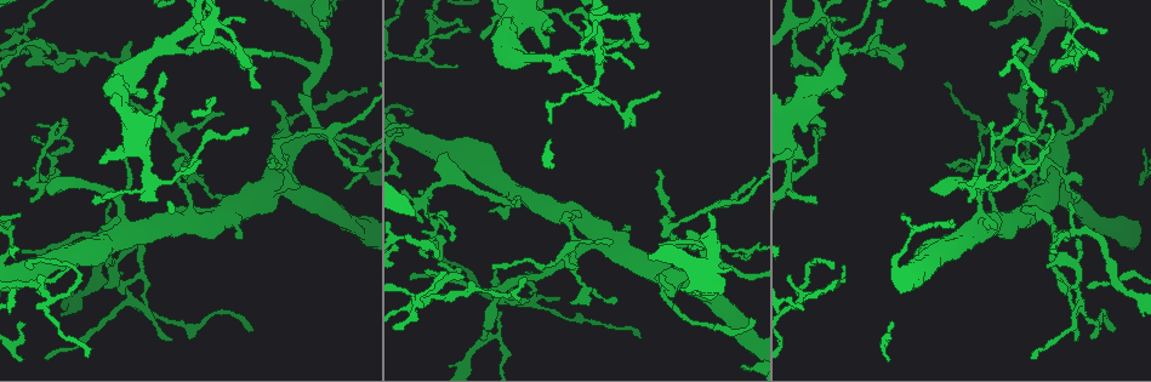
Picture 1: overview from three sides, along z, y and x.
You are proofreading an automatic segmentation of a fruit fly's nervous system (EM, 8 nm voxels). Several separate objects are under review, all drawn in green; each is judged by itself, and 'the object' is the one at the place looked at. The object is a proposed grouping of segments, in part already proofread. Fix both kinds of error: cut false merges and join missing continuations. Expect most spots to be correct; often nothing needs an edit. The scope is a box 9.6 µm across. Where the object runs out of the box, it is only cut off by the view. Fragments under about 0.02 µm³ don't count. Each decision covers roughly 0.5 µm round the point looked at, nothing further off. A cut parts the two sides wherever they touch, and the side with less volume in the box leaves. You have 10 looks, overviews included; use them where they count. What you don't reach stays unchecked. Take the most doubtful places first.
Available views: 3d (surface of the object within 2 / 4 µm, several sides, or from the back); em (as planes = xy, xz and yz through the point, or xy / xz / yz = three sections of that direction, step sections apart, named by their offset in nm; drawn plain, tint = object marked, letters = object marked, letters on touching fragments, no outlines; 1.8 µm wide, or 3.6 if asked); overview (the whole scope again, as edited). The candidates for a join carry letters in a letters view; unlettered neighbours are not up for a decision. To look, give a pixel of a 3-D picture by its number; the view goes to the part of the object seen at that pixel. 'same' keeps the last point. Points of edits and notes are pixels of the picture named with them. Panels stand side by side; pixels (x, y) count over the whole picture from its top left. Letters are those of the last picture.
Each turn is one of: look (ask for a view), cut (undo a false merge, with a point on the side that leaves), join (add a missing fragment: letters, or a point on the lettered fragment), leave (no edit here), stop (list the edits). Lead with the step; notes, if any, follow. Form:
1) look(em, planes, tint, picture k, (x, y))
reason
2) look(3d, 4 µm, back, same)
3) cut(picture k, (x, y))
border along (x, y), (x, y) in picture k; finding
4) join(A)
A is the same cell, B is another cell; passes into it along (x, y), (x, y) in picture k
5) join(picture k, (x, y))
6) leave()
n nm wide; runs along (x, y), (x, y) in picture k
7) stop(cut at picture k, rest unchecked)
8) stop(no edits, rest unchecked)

look(em, planes, tint, picture 1, (834, 28))
four or more arms meet

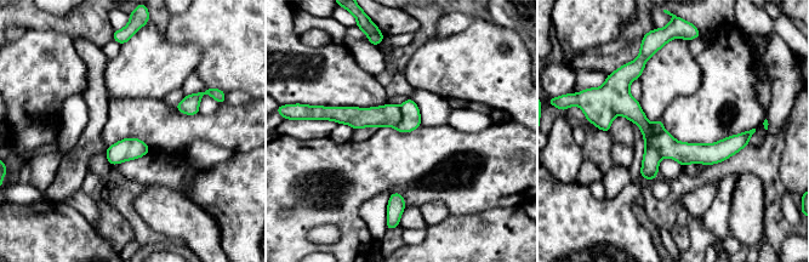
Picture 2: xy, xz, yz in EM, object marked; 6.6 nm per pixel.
look(em, planes, letters, same)

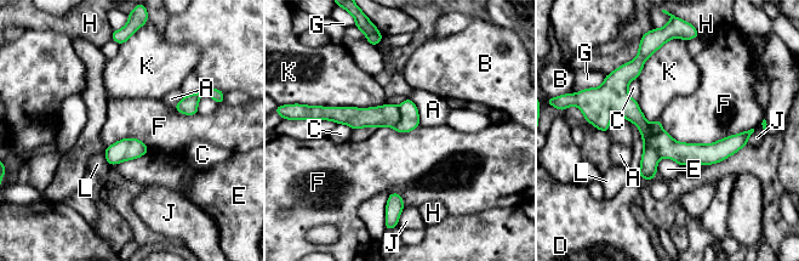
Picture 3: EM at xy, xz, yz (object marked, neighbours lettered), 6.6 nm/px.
cut(picture 3, (409, 120))
A, B, C, D, E, F, G, H, J, K and L are other cells; border along (399, 107), (399, 122), (393, 128) in picture 3; two cells meet here

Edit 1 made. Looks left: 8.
look(3d, 4 µm, back, picture 1, (532, 302))

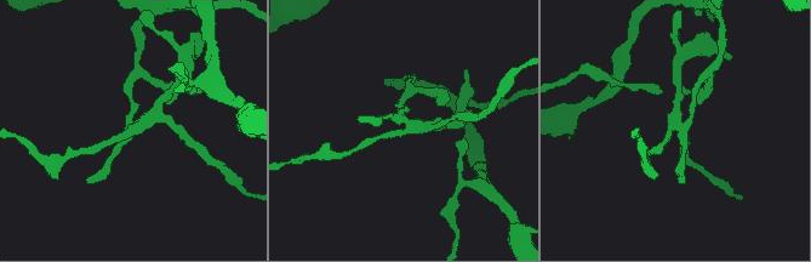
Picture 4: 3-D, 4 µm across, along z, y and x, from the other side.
look(em, xz, step 4, tint, picture 4, (405, 125))

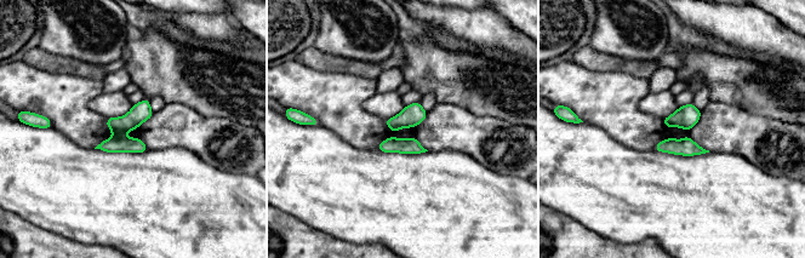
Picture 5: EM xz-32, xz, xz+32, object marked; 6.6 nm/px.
look(em, planes, letters, same)

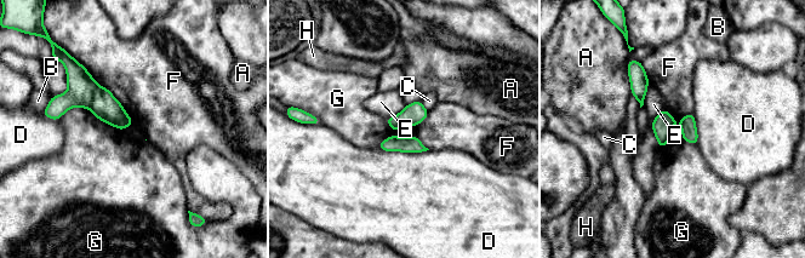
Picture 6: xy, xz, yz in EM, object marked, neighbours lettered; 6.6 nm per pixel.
cut(picture 6, (81, 85))
F touches over 550 nm; A, B, C, D, E, F, G and H are other cells; border along (97, 84), (90, 109) in picture 6; a second cell is stuck on

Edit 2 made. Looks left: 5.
look(overview)
redraw

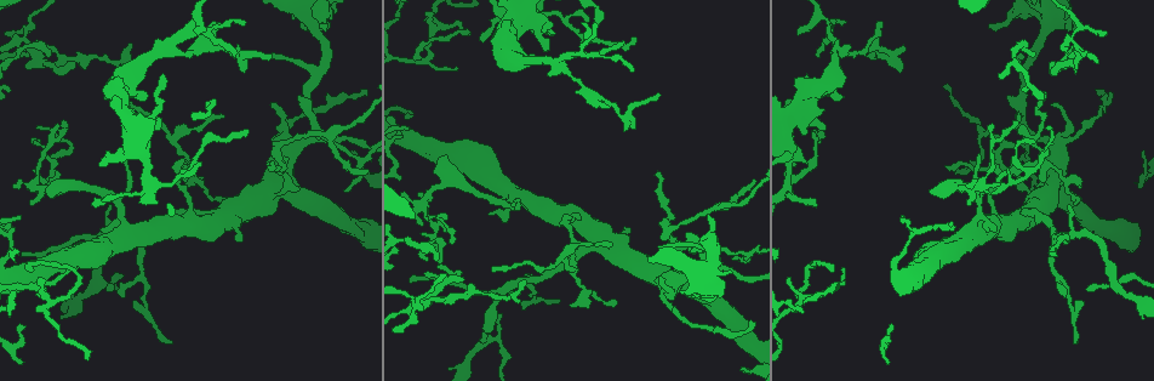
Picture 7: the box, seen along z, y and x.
look(em, 3.6 µm, xz, step 8, letters, picture 7, (1055, 61))
an open end

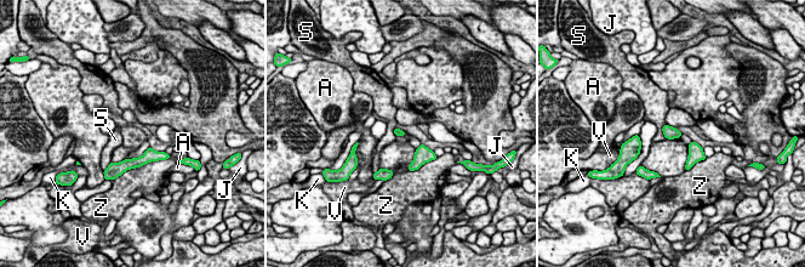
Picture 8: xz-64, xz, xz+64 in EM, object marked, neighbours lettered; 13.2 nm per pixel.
leave()
A, J, K, S, V and Z are other cells; border along (406, 132), (395, 136) in picture 8; none of them fits

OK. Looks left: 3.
stop(cut at picture 3, cut at picture 6, rest unchecked)

